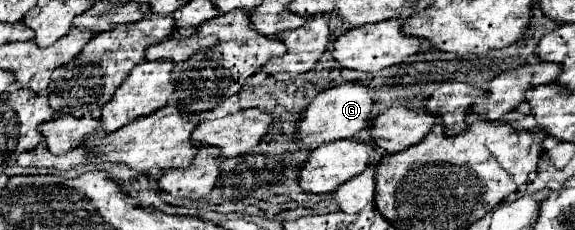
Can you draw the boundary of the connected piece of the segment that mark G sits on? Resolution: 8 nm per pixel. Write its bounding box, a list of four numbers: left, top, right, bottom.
[298,83,372,149]

